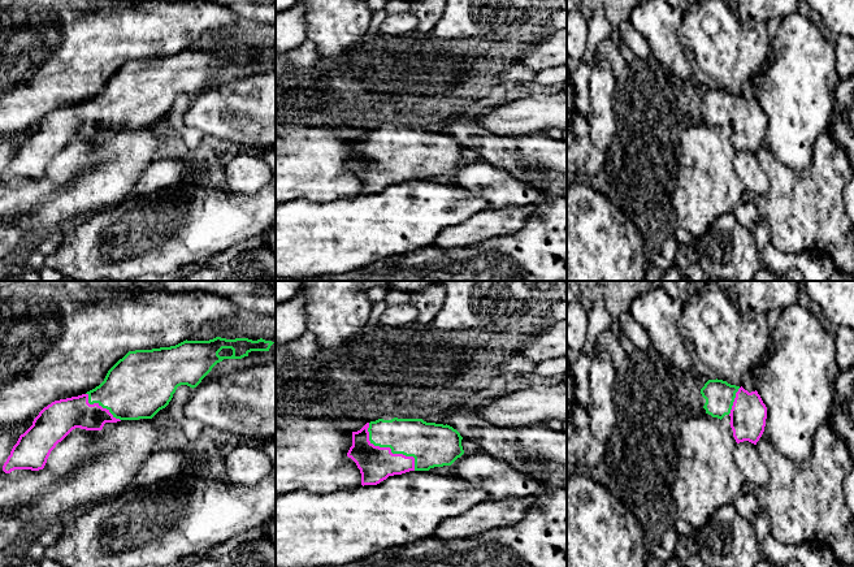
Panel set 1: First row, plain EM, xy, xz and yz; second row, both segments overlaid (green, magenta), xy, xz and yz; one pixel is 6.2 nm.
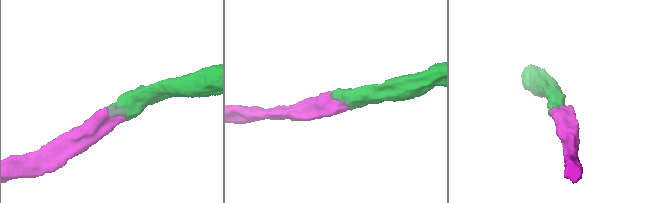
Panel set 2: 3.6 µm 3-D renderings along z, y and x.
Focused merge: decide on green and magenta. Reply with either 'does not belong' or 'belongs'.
belongs

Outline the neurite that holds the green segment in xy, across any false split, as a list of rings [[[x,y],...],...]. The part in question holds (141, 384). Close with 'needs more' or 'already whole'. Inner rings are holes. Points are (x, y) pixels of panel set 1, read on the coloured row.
[[[216,337],[209,341],[186,339],[170,347],[129,351],[95,389],[78,397],[55,401],[44,407],[32,425],[19,436],[3,471],[10,473],[14,469],[43,469],[51,451],[75,428],[101,430],[105,423],[152,419],[169,404],[178,386],[187,385],[194,389],[224,359],[242,359],[251,351],[269,351],[273,343],[263,338],[252,341]]] | needs more

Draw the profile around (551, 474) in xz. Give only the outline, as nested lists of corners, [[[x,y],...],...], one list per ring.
[[[451,410],[443,414],[446,424],[456,429],[465,440],[481,443],[481,453],[502,460],[538,480],[546,492],[567,489],[567,432],[554,430],[546,423],[521,427],[498,427],[476,411]]]

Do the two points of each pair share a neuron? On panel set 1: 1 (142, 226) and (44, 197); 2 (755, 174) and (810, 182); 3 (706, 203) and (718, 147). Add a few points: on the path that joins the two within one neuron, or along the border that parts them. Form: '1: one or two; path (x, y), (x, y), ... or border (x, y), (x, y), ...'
1: two; border (124, 199), (69, 225)
2: two; border (755, 154), (770, 187), (754, 197)
3: one; path (706, 189), (707, 182), (712, 177), (712, 161)

